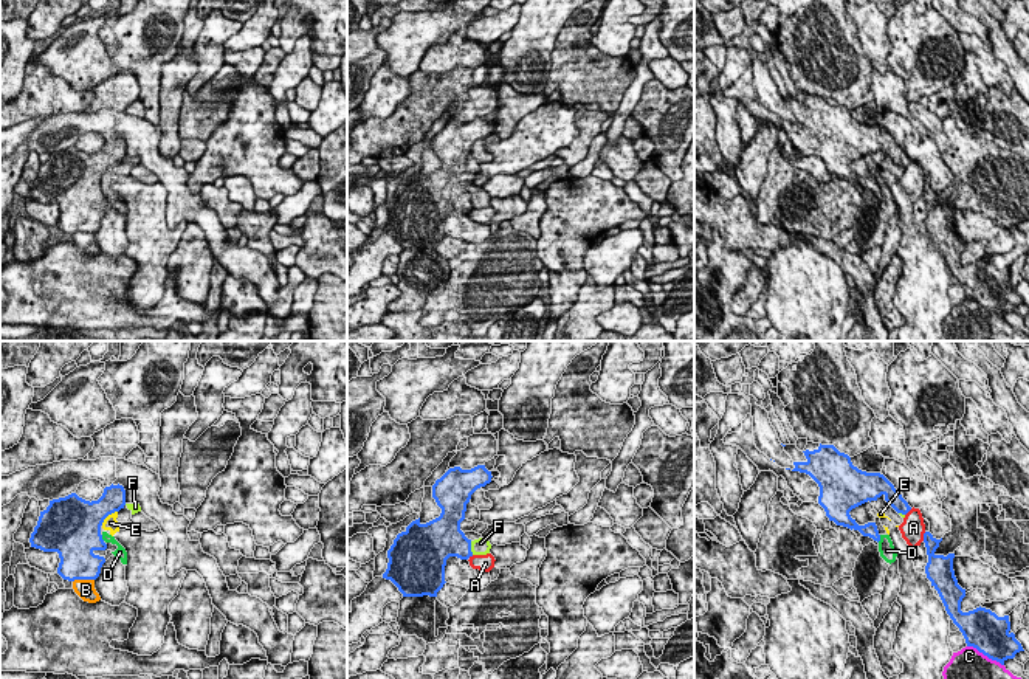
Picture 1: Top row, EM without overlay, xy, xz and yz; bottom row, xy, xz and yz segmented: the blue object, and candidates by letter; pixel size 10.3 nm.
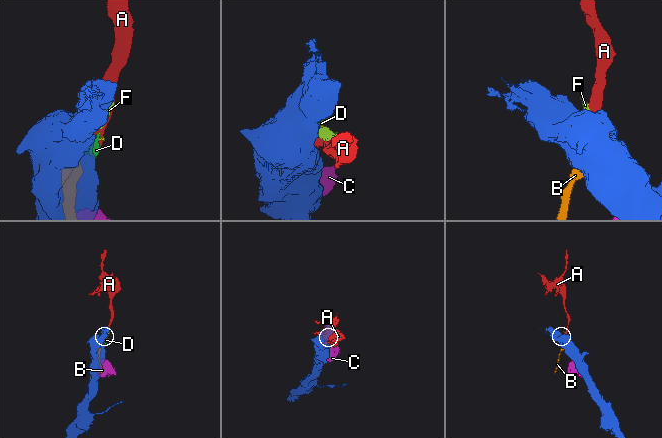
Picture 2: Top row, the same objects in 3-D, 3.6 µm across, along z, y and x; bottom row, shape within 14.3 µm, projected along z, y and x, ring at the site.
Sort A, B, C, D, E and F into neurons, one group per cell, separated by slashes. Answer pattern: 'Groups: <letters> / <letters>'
Groups: A / B / C / D E F

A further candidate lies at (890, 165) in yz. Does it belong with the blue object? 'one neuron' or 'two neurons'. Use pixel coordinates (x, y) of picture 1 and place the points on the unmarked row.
two neurons

